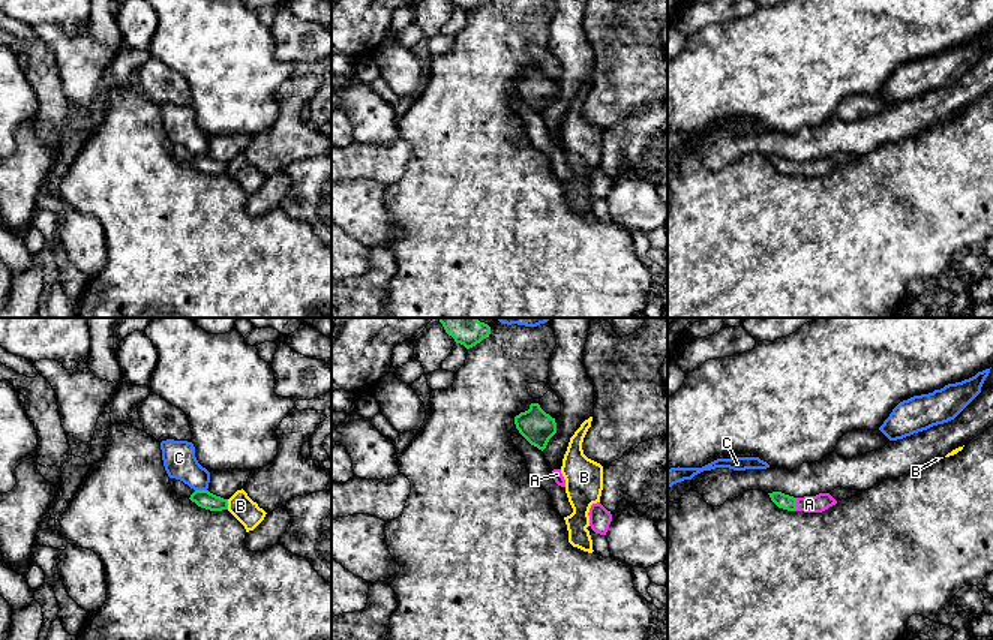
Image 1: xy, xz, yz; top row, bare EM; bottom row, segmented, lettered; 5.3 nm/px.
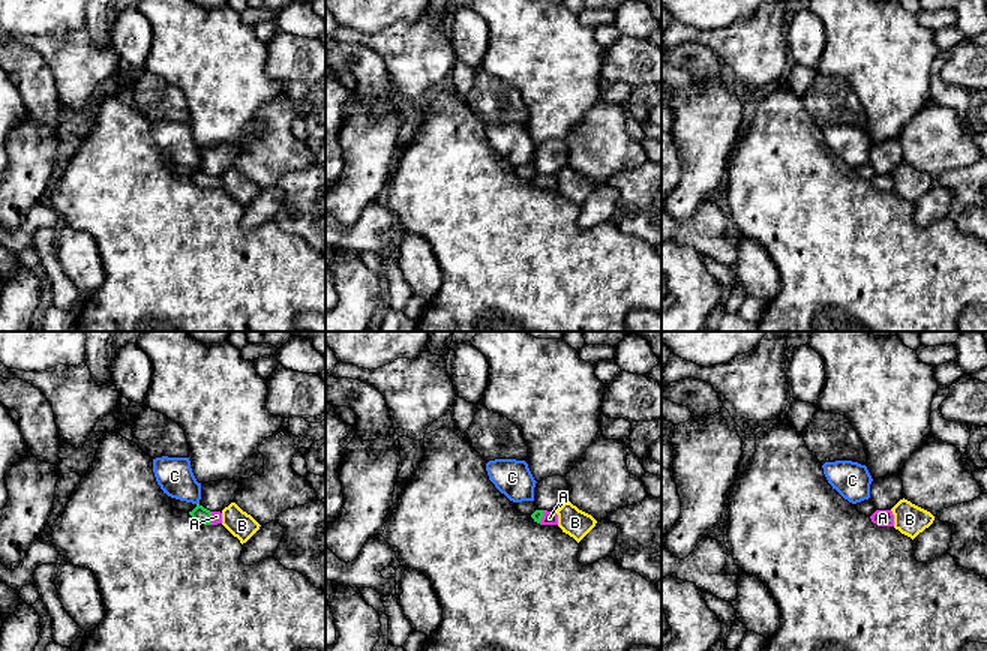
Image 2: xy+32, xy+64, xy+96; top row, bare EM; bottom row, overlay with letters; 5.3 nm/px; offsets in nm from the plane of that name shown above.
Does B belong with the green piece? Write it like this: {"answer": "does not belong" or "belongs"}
{"answer": "does not belong"}

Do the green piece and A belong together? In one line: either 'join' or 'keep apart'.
join

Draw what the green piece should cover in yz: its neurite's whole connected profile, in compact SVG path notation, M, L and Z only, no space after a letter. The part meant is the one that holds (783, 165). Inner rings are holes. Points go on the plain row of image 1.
M772 156L768 159L778 172L788 175L822 177L837 168L830 157L819 157L816 160L804 162L794 162L782 156Z

